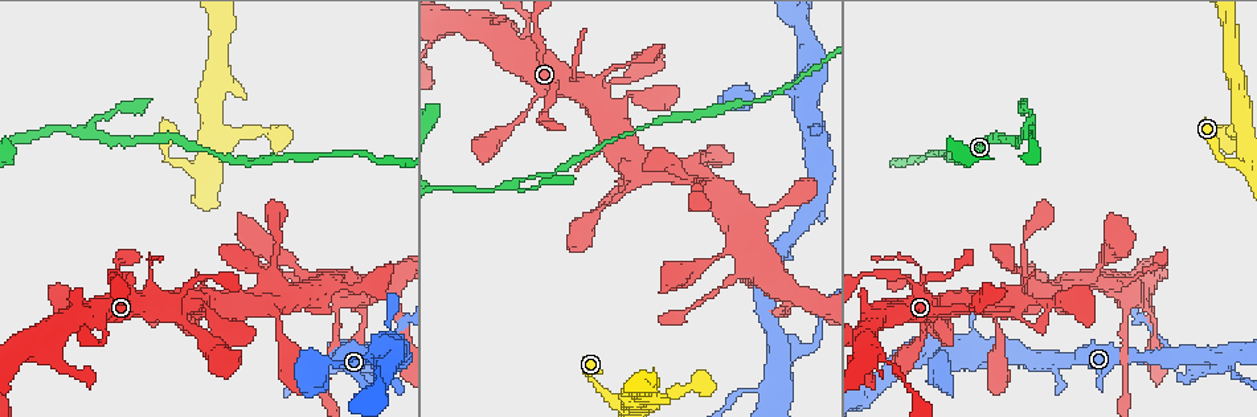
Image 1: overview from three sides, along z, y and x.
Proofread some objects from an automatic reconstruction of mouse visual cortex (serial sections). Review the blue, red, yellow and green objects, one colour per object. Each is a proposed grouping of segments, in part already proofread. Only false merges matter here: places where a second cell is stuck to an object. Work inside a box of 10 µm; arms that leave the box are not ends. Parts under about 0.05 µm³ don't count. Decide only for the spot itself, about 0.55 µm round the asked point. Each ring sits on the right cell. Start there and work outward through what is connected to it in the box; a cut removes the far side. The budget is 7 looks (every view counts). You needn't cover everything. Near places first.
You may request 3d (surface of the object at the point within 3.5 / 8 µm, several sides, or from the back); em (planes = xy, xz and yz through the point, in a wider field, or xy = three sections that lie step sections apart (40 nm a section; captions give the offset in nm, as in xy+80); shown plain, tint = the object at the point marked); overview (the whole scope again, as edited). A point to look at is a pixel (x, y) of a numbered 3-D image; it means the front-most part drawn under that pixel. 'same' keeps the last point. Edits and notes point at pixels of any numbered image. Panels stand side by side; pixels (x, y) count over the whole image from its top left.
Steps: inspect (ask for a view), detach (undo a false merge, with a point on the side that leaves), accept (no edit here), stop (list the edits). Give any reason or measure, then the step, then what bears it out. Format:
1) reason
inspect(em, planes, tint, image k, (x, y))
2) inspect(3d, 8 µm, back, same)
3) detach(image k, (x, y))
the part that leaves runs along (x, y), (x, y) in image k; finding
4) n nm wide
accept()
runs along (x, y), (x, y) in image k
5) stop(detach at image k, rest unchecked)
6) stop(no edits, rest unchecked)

inspect(3d, 8 µm, image 1, (90, 131))

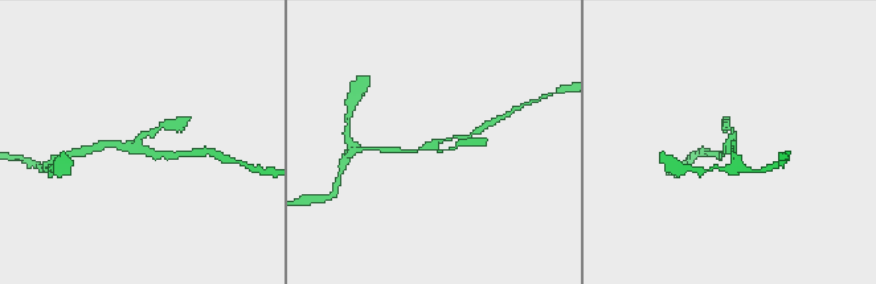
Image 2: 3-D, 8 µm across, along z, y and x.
inspect(3d, 3.5 µm, same)

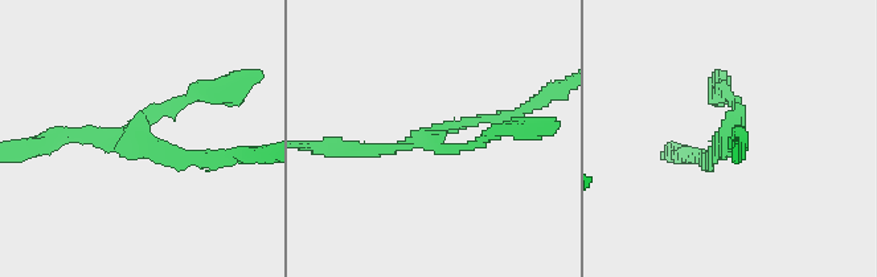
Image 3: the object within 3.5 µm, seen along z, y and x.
3 arms; arms of 150, 150, 150 nm; now the EM
inspect(em, xy, step 3, tint, image 3, (431, 137))

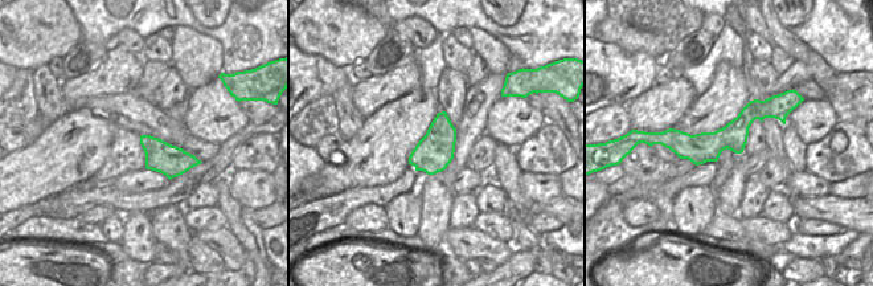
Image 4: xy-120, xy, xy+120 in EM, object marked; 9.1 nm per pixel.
accept()
runs along (782, 117), (753, 111), (717, 142), (677, 134) in image 4; one cell here

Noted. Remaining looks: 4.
arms run side by side
inspect(3d, 3.5 µm, back, image 1, (647, 388))

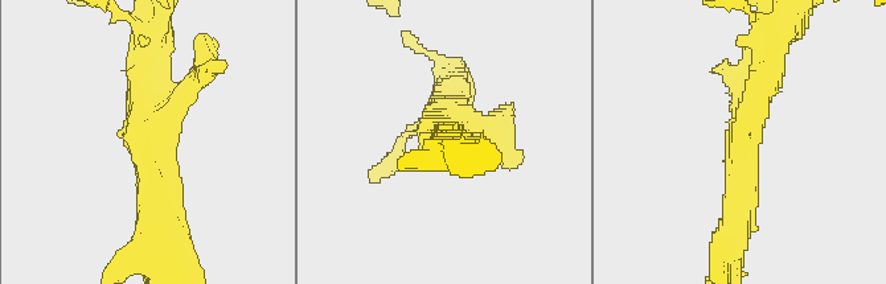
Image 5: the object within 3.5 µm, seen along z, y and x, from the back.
shape alone is not enough
inspect(em, xy, step 2, tint, image 5, (148, 136))

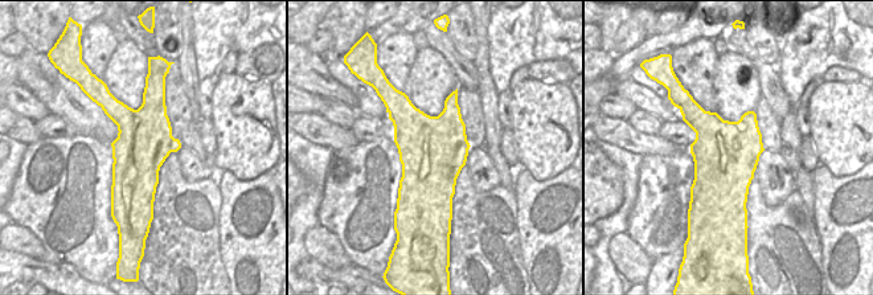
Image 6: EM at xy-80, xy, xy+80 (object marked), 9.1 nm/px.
3 arms
accept()
runs along (733, 227), (743, 130), (774, 90) in image 5; all the same cell

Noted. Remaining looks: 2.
sharp bend
inspect(em, planes, tint, image 1, (1076, 304))

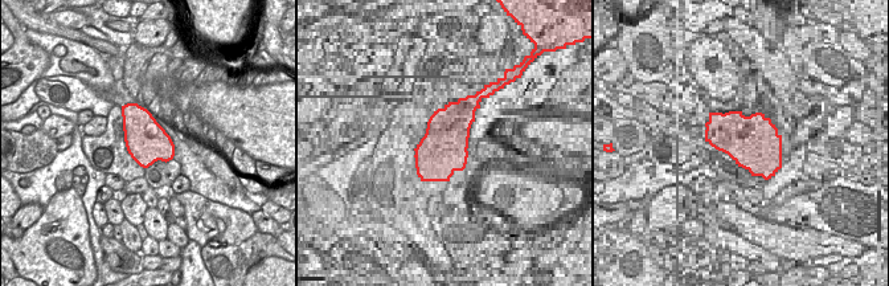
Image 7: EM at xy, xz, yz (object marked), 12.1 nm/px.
inspect(3d, 3.5 µm, same)

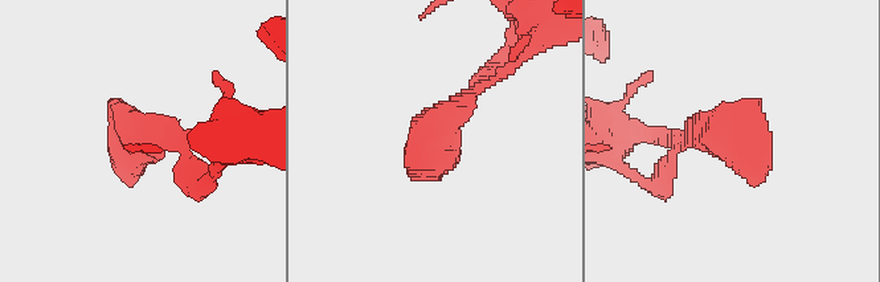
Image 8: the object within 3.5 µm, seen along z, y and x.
accept()
runs along (490, 81), (441, 125), (429, 162) in image 8; all the same cell

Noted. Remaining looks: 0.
stop(no edits, rest unchecked)

